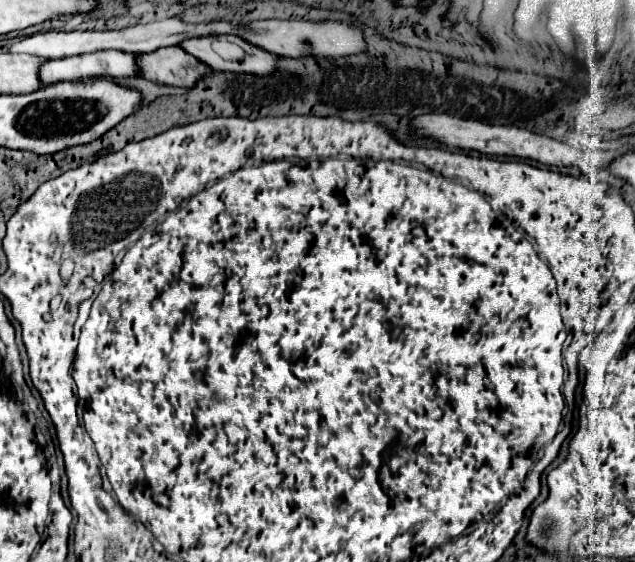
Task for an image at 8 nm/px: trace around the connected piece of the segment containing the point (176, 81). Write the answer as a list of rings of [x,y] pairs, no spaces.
[[[163,47],[141,55],[139,77],[153,83],[189,89],[209,71],[211,69],[205,63],[191,57],[181,47]]]

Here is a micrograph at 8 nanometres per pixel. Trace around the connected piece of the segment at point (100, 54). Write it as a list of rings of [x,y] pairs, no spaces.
[[[113,49],[77,55],[69,59],[53,59],[45,61],[39,67],[39,79],[43,85],[87,77],[133,77],[133,75],[137,75],[135,53],[123,53]]]

